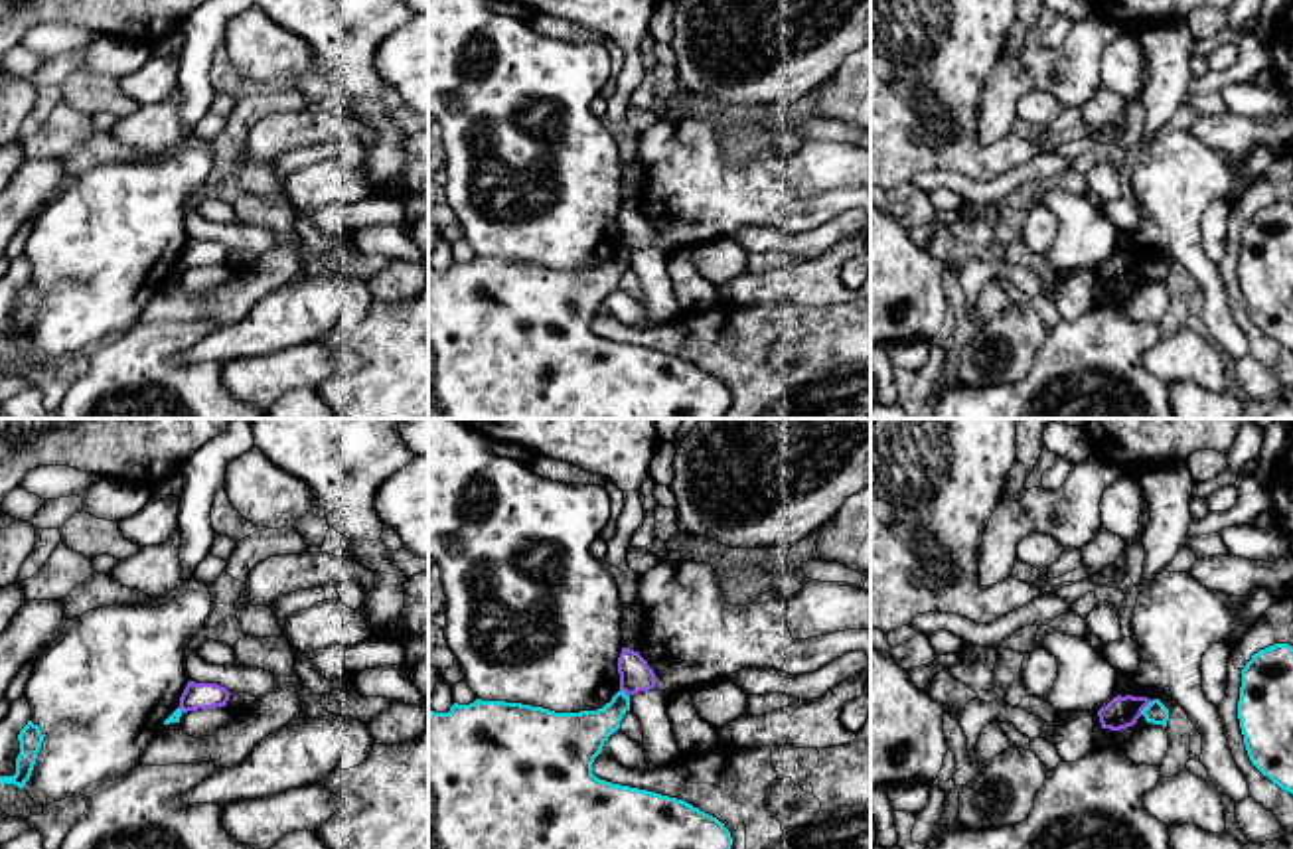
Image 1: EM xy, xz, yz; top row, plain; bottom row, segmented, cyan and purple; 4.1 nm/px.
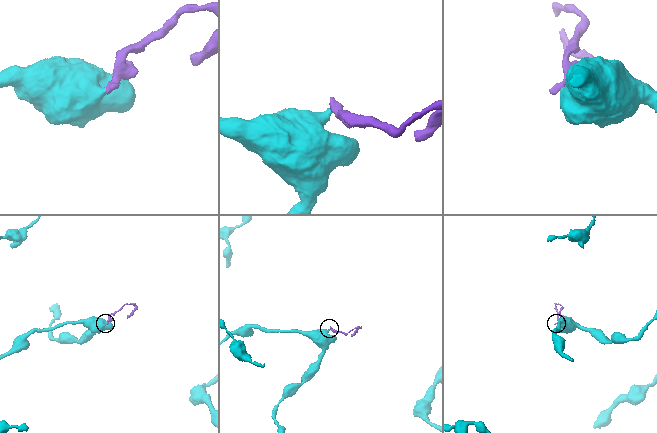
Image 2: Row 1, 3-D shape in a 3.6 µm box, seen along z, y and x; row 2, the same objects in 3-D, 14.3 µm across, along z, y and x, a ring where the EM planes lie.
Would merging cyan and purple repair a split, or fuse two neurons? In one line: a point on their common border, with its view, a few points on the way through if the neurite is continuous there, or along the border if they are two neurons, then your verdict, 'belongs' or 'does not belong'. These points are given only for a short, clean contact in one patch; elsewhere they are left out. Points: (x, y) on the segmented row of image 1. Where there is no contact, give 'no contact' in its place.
meets cyan in yz at (1145, 707); border along yz (1151, 701), (1140, 713); does not belong

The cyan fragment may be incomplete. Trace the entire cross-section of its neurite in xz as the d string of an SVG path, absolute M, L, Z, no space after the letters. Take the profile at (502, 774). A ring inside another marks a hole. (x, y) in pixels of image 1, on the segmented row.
M618 691L596 711L555 713L505 701L428 711L428 849L730 849L730 831L691 804L600 780L592 762L620 729L630 697Z

